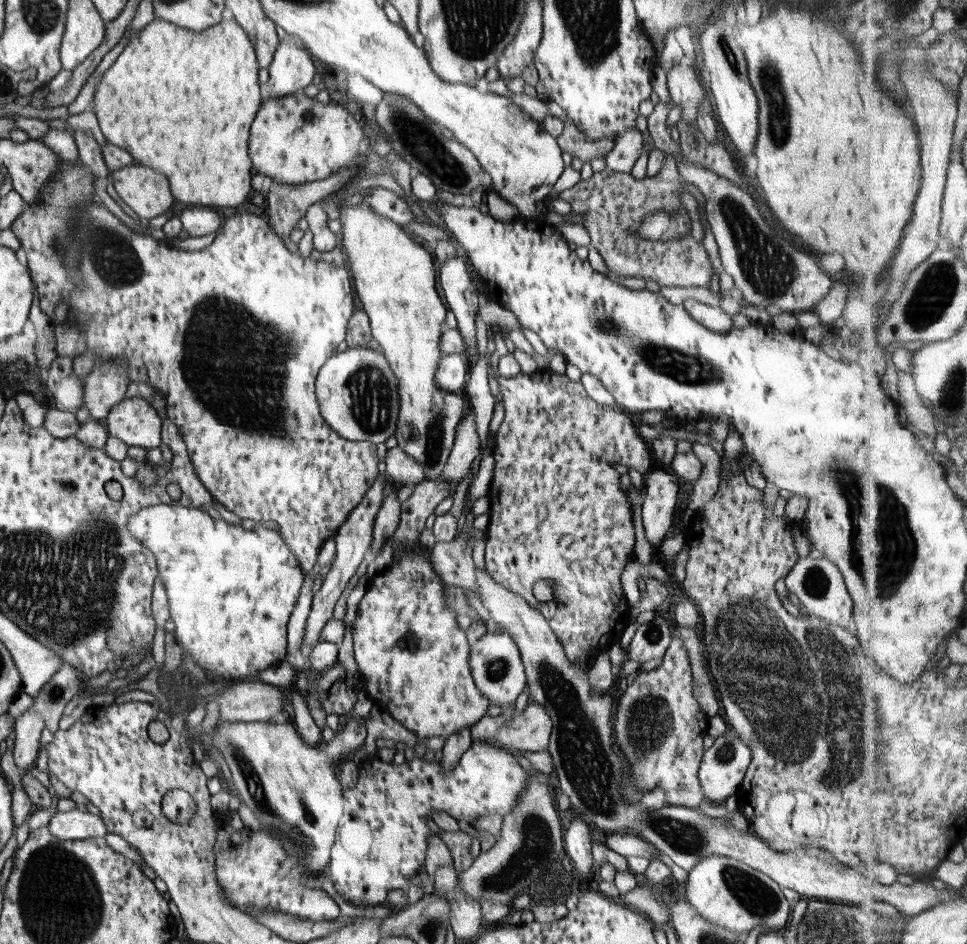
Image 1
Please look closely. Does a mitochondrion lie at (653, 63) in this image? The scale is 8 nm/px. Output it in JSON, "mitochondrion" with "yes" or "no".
{"mitochondrion":"no"}

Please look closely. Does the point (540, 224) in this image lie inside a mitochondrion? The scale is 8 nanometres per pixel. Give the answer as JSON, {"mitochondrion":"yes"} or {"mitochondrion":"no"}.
{"mitochondrion":"no"}

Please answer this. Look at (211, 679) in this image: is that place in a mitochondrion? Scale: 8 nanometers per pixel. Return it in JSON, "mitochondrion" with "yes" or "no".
{"mitochondrion":"no"}

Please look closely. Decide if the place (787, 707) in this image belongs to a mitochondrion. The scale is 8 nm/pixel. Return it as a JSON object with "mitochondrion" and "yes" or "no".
{"mitochondrion":"yes"}

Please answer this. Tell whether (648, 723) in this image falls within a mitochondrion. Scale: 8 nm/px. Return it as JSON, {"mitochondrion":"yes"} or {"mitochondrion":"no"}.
{"mitochondrion":"yes"}

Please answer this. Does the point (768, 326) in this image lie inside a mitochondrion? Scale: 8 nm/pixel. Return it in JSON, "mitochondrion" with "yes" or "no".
{"mitochondrion":"no"}

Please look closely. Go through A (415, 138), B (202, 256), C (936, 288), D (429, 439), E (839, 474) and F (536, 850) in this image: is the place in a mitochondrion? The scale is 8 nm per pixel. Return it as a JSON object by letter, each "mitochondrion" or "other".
{"A":"mitochondrion","B":"other","C":"mitochondrion","D":"mitochondrion","E":"mitochondrion","F":"mitochondrion"}

